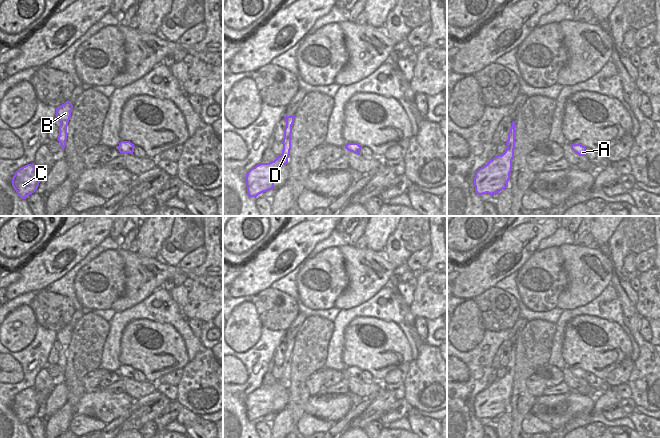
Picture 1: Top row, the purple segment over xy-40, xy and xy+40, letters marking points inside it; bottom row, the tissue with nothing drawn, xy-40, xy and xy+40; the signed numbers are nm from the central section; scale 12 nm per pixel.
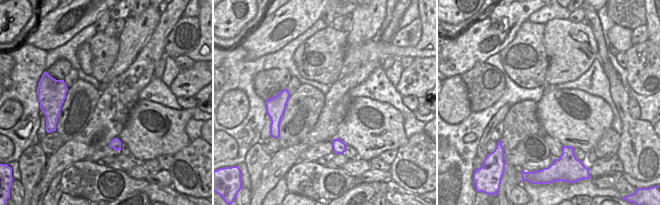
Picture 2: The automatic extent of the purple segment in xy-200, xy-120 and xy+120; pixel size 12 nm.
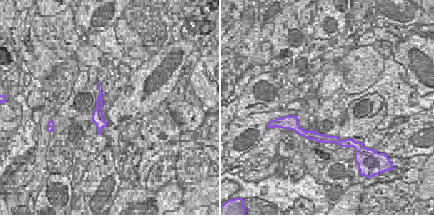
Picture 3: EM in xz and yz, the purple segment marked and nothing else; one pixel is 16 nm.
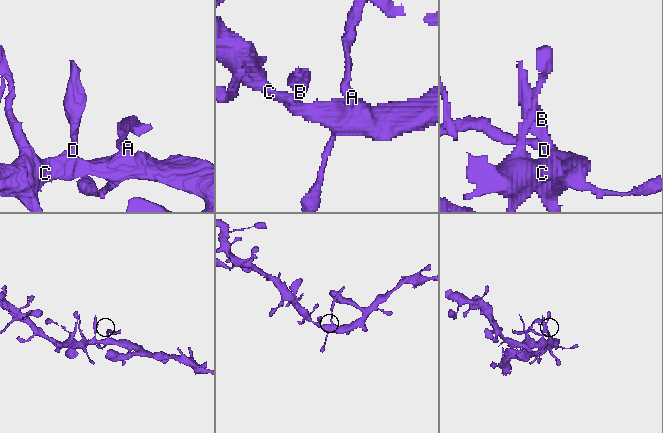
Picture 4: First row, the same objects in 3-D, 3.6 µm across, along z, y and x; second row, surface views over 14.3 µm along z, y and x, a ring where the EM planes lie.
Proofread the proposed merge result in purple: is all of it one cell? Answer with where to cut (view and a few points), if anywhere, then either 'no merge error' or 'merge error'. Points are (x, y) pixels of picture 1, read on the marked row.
cut none; no merge error

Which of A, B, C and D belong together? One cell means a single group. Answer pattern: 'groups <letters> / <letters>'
groups A B C D

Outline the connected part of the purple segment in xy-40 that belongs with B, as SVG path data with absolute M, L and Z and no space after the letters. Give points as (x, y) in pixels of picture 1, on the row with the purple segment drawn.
M68 100L56 108L56 117L60 119L59 136L57 140L63 151L66 146L67 126L71 117L72 108L73 105Z

